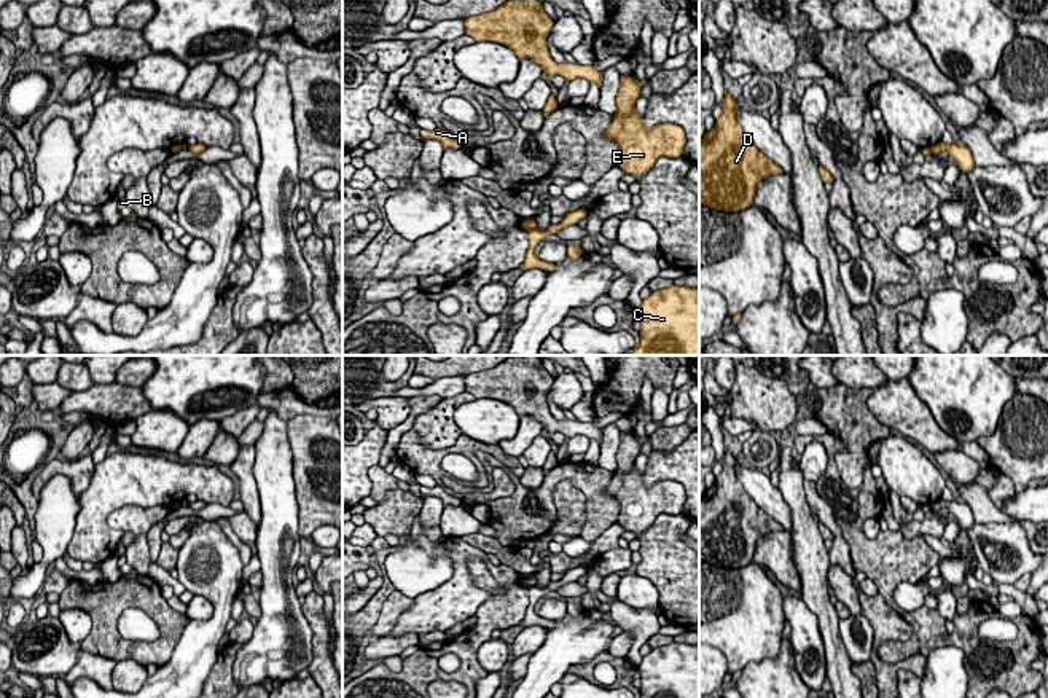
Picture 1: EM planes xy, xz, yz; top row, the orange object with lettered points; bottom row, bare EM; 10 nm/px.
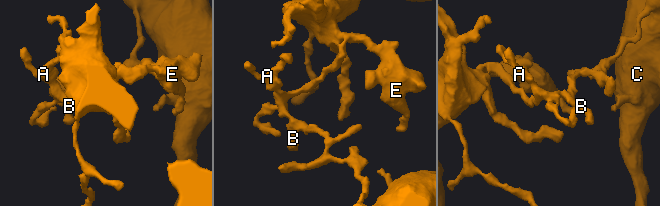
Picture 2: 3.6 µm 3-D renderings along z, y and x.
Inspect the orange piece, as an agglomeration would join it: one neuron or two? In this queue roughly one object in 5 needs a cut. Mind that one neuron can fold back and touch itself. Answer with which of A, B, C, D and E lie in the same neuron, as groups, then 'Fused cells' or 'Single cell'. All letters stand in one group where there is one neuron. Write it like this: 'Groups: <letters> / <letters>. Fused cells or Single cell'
Groups: A B D E / C. Fused cells

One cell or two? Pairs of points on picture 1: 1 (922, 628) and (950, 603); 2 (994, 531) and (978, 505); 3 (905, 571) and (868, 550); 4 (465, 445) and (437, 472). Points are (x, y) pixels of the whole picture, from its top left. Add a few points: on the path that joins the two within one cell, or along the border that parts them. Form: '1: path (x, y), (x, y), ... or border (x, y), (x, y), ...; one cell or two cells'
1: border (937, 607), (942, 615); two cells
2: border (1016, 521), (975, 523); two cells
3: path (895, 561), (878, 558); one cell
4: path (456, 448), (445, 451), (437, 462); one cell

